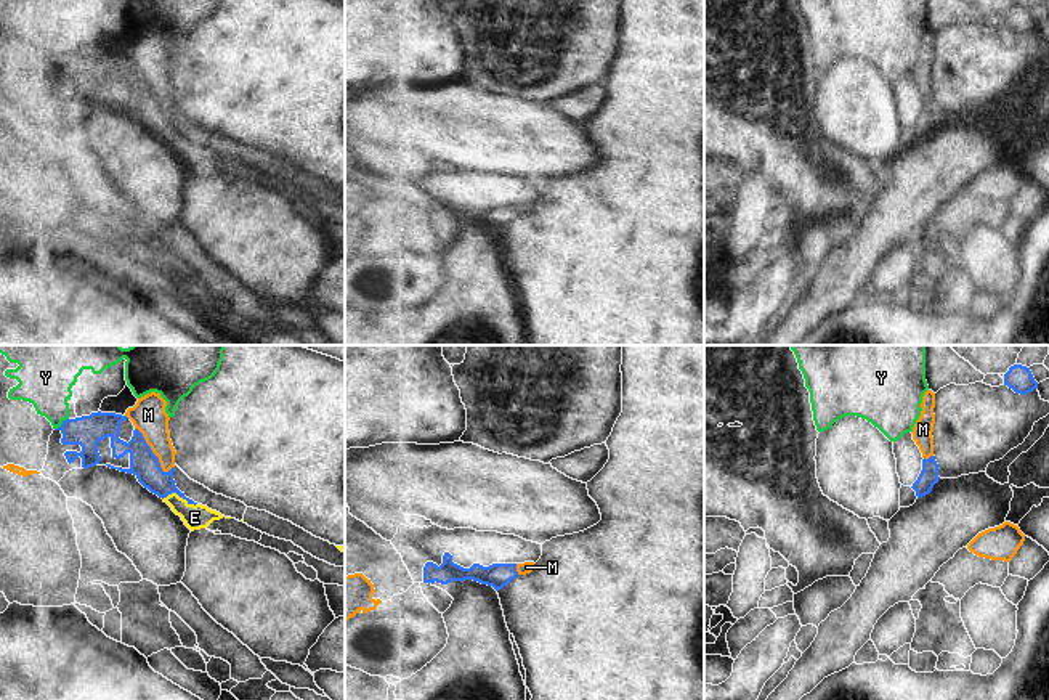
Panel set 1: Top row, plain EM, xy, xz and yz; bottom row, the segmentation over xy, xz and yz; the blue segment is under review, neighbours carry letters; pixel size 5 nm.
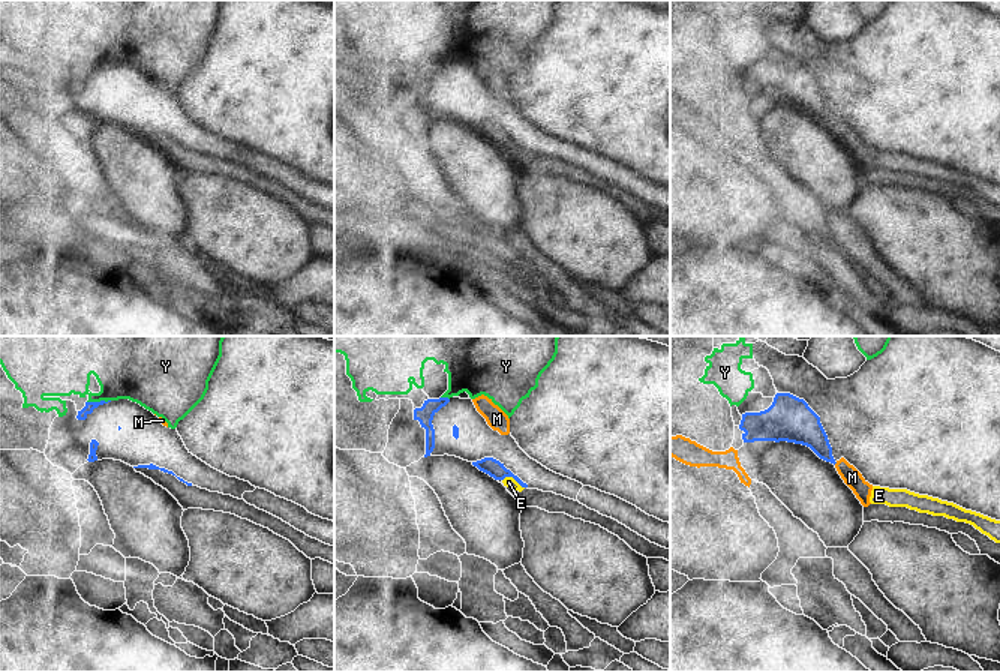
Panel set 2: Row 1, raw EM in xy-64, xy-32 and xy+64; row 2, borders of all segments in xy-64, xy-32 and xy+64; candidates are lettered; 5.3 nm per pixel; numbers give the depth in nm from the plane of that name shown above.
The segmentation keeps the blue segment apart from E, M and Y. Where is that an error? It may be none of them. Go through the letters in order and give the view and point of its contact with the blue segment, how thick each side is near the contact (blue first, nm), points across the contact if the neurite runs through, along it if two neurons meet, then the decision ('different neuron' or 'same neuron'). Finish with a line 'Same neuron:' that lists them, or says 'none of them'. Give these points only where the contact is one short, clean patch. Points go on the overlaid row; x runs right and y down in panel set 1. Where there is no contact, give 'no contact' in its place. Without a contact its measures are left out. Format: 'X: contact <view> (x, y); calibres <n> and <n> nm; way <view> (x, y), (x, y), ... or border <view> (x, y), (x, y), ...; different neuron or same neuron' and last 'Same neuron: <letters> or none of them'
E: contact xy (180, 496); calibres 150 and 120 nm; way xy (145, 464), (172, 493), (180, 496), (194, 517); same neuron
M: contact xy (154, 455); calibres 150 and 170 nm; different neuron
Y: contact xy (63, 423); calibres 160 and 280 nm; border xy (68, 418), (55, 429); different neuron
Same neuron: E

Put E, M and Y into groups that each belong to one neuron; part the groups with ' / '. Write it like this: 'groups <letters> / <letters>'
groups E / M / Y

